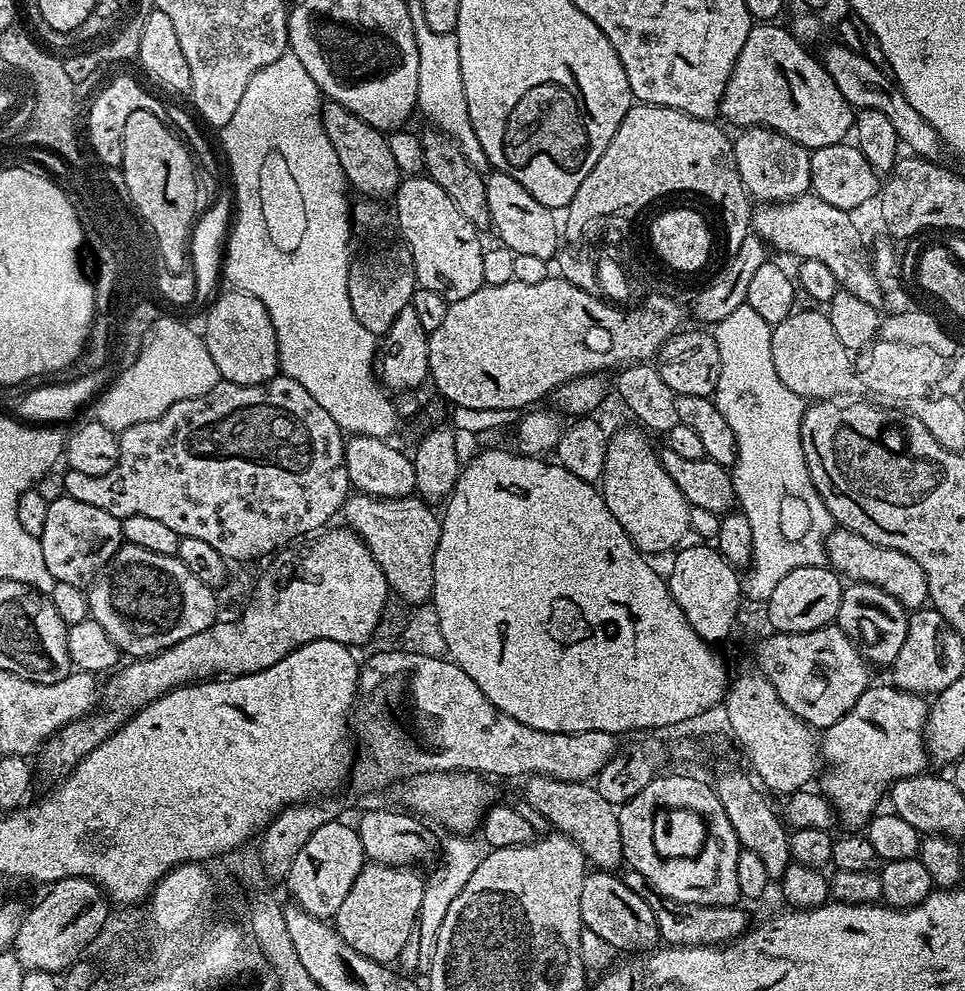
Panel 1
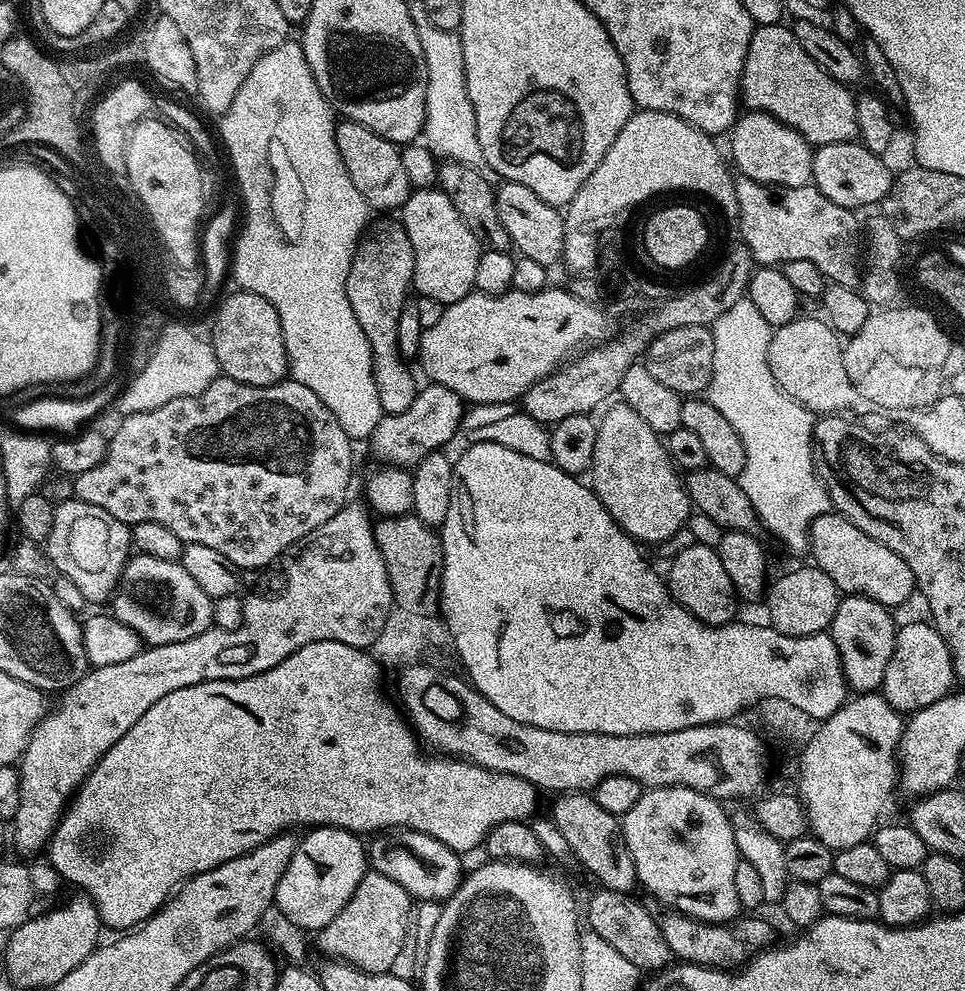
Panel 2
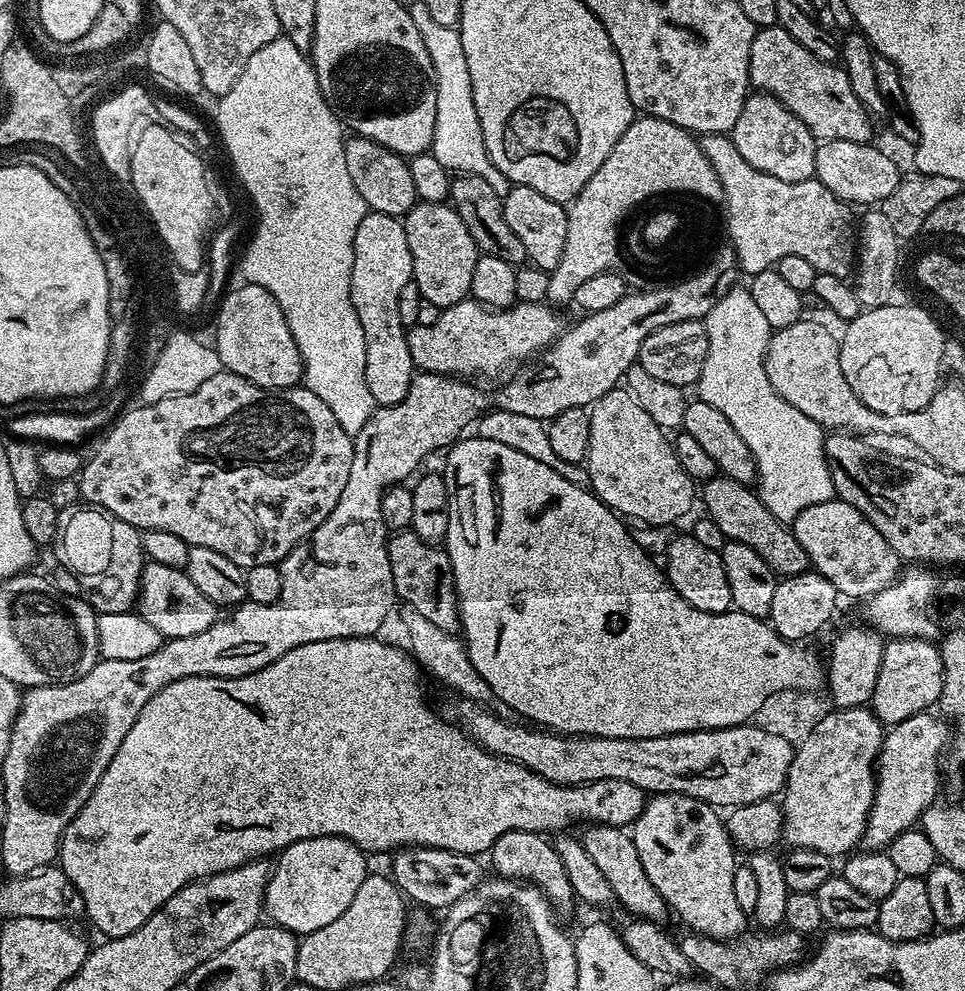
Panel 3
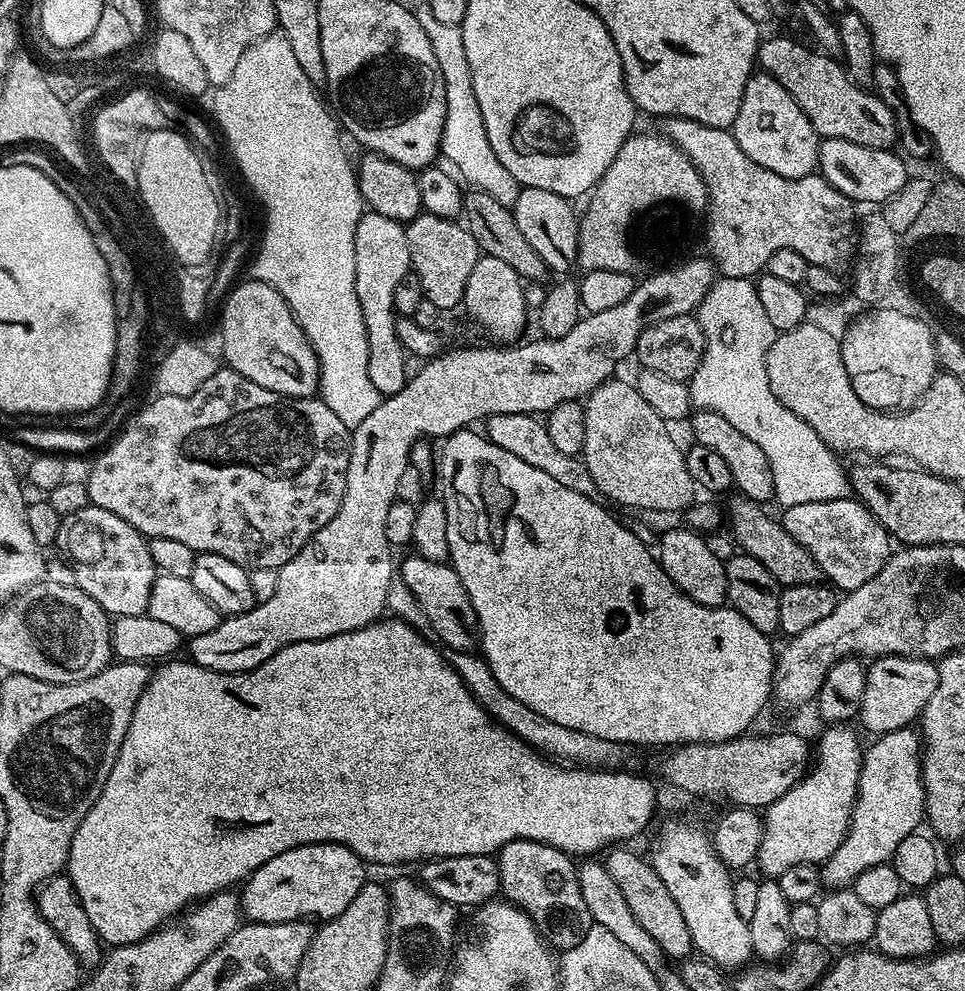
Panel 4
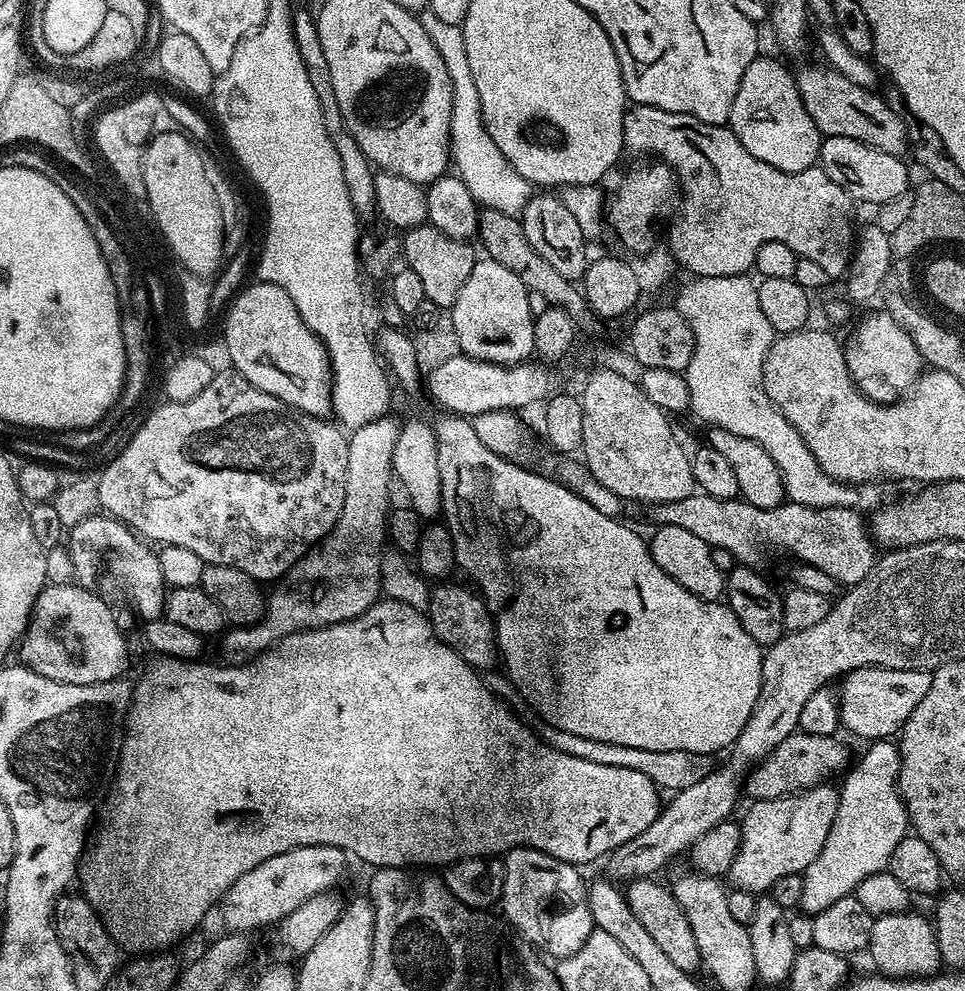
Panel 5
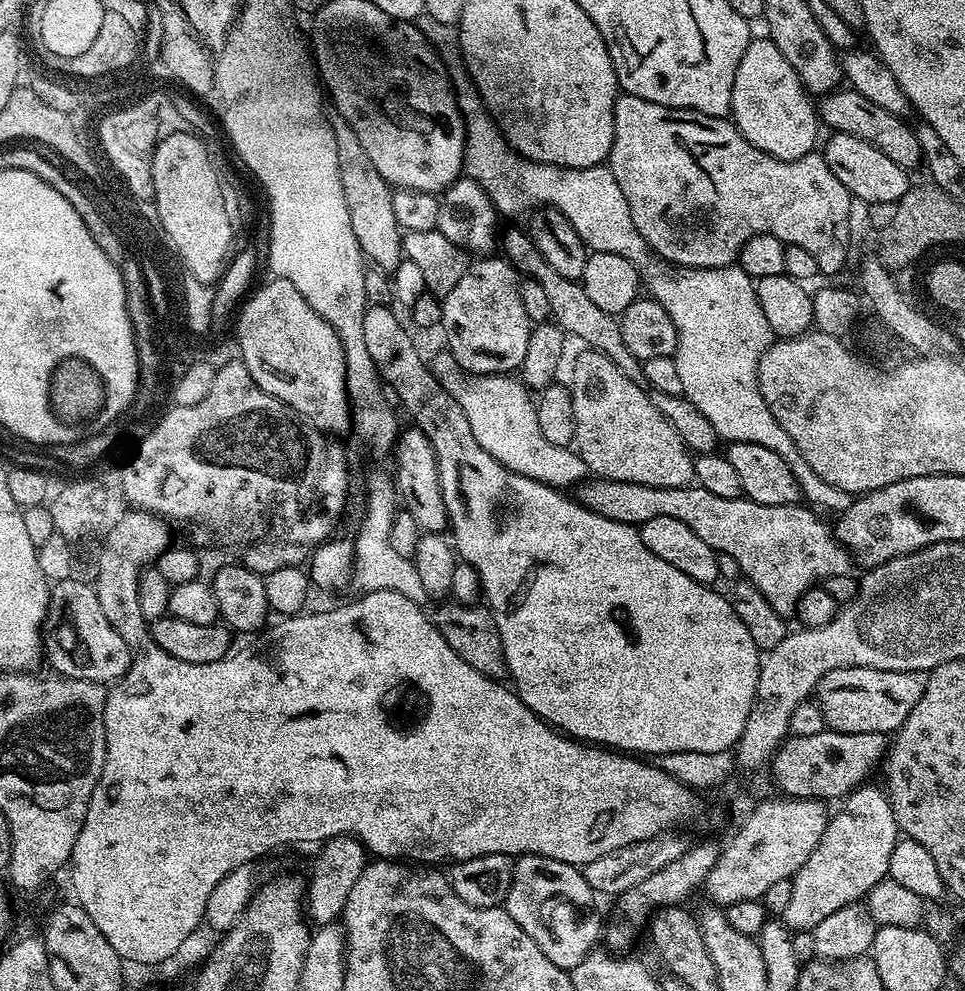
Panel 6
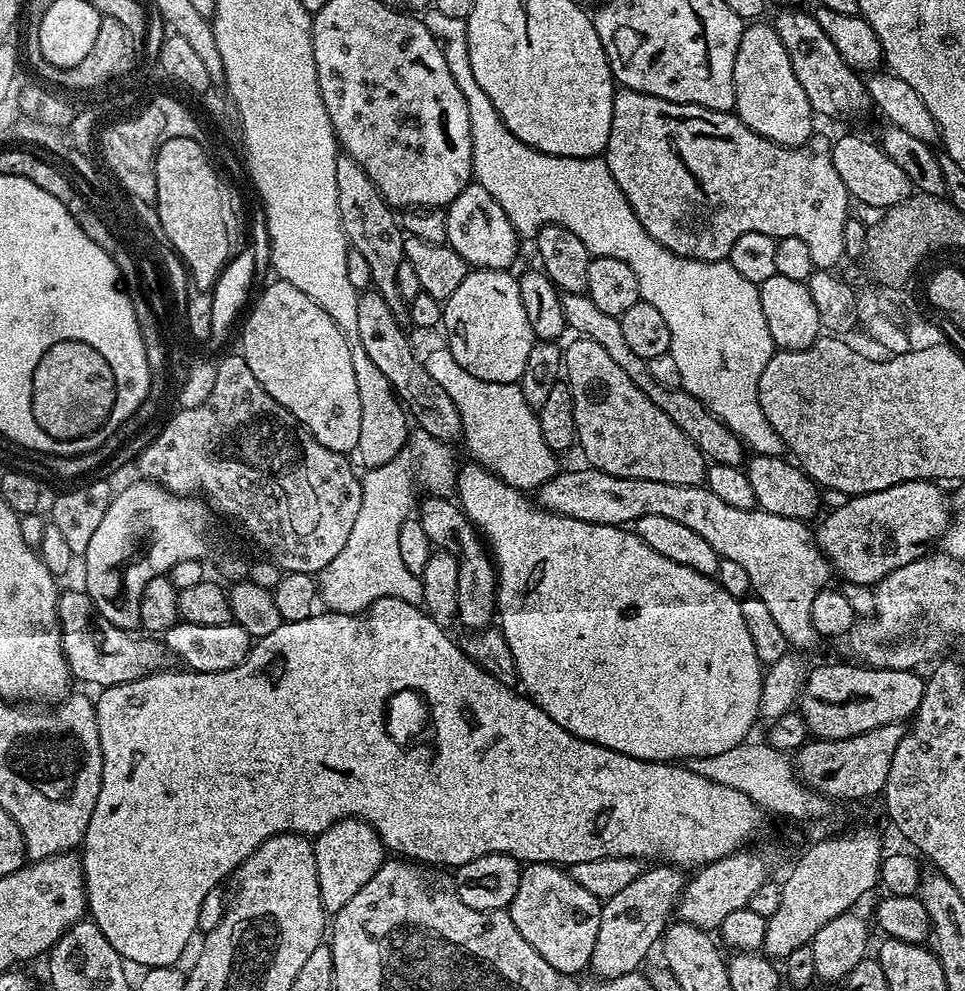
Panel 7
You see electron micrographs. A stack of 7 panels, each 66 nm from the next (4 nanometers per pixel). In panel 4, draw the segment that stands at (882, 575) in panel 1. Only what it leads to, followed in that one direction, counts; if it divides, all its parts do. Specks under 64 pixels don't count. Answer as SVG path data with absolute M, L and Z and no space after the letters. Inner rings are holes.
M855 498L802 502L802 506L790 506L783 509L782 523L799 544L810 550L810 558L818 562L825 577L837 589L844 588L840 590L845 593L870 582L870 578L886 566L890 555L888 531L880 525L875 514Z

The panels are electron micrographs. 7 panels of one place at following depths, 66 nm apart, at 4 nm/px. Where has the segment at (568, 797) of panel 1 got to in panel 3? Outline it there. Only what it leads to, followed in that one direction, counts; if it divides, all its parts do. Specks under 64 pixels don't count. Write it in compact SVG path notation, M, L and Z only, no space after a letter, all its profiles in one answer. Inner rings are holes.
M593 824L585 827L582 833L582 841L586 853L590 854L591 861L602 870L603 877L610 882L610 888L615 896L615 903L621 904L633 917L642 920L662 922L670 916L668 904L654 890L654 882L646 874L642 866L642 858L638 858L638 850L634 846L631 835L624 828L615 828L609 824Z

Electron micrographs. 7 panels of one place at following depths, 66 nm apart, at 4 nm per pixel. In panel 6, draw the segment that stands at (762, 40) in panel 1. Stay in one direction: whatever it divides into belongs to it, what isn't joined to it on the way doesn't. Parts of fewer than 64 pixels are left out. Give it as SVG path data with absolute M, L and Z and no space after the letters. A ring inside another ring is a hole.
M844 86L839 90L832 90L823 97L824 101L819 101L818 116L821 121L829 124L832 132L845 132L854 138L862 138L866 142L873 144L886 158L893 162L898 162L905 170L920 168L922 164L922 149L918 144L915 127L902 116L890 114L890 110L882 110L875 102L869 102L862 98L862 94L852 91L851 88Z

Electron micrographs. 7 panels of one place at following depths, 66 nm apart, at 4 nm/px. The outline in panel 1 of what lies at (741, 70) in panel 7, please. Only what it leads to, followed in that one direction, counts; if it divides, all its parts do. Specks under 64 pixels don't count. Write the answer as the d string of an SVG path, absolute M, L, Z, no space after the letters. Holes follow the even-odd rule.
M745 128L739 135L735 137L732 149L738 174L749 197L760 202L779 202L809 195L812 186L809 149L778 134L773 128Z

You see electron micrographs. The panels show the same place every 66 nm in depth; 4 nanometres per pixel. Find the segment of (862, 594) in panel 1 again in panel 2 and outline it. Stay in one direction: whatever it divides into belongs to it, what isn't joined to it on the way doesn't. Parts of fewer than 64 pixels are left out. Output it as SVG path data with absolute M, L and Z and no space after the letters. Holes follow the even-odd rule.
M841 595L840 605L832 619L830 635L840 651L848 687L853 693L877 691L884 683L886 666L896 649L898 620L885 604L869 596Z

